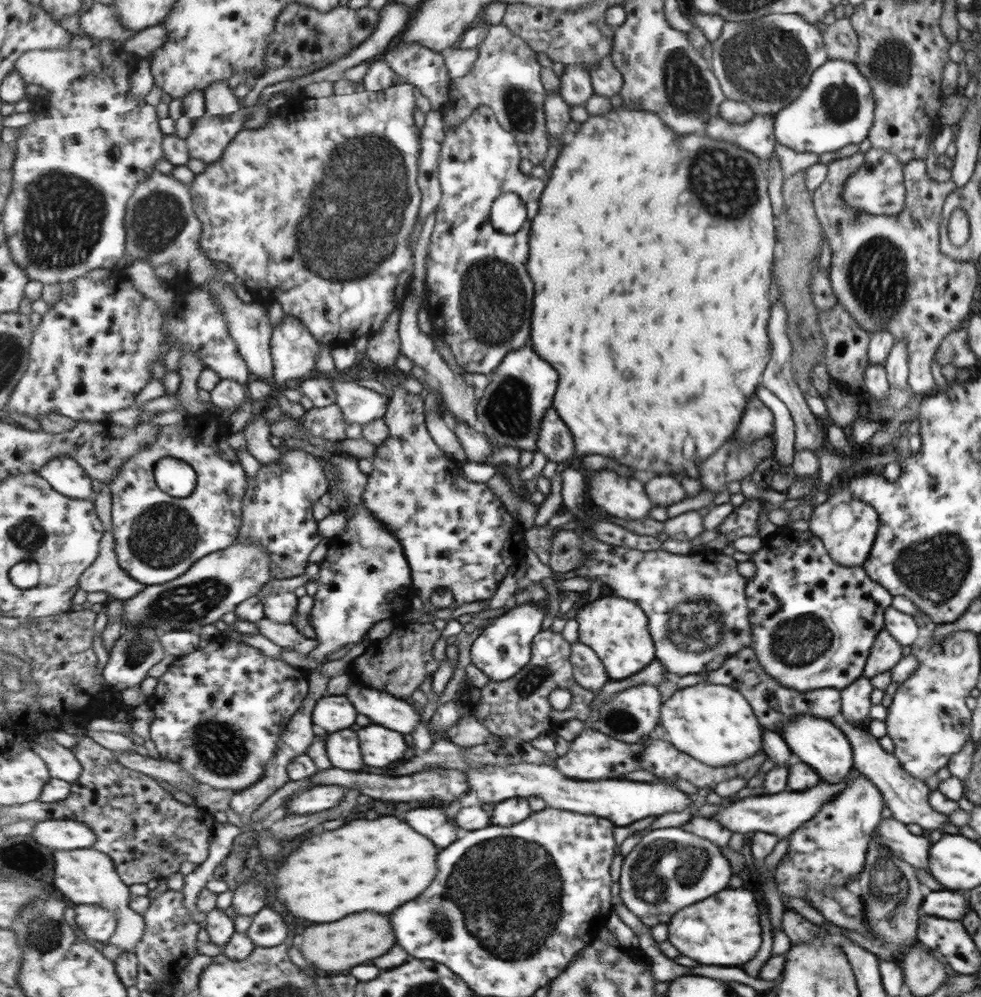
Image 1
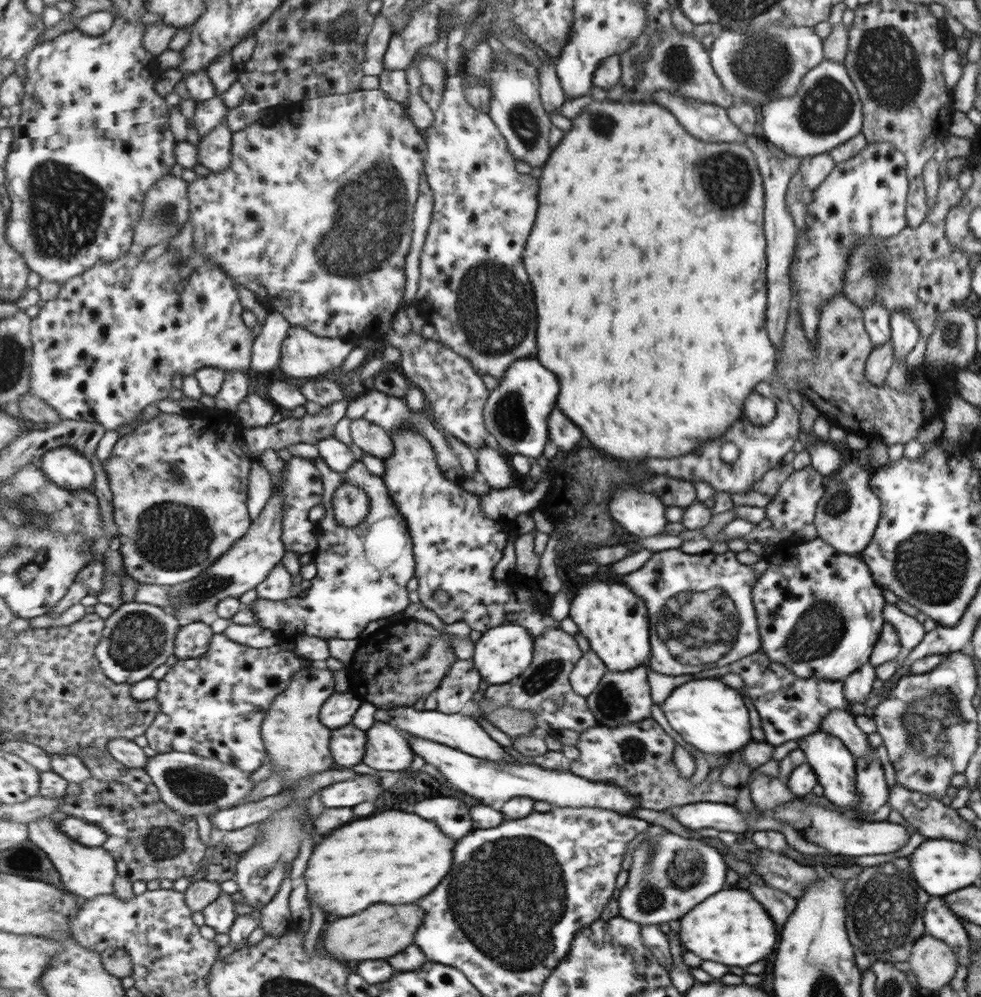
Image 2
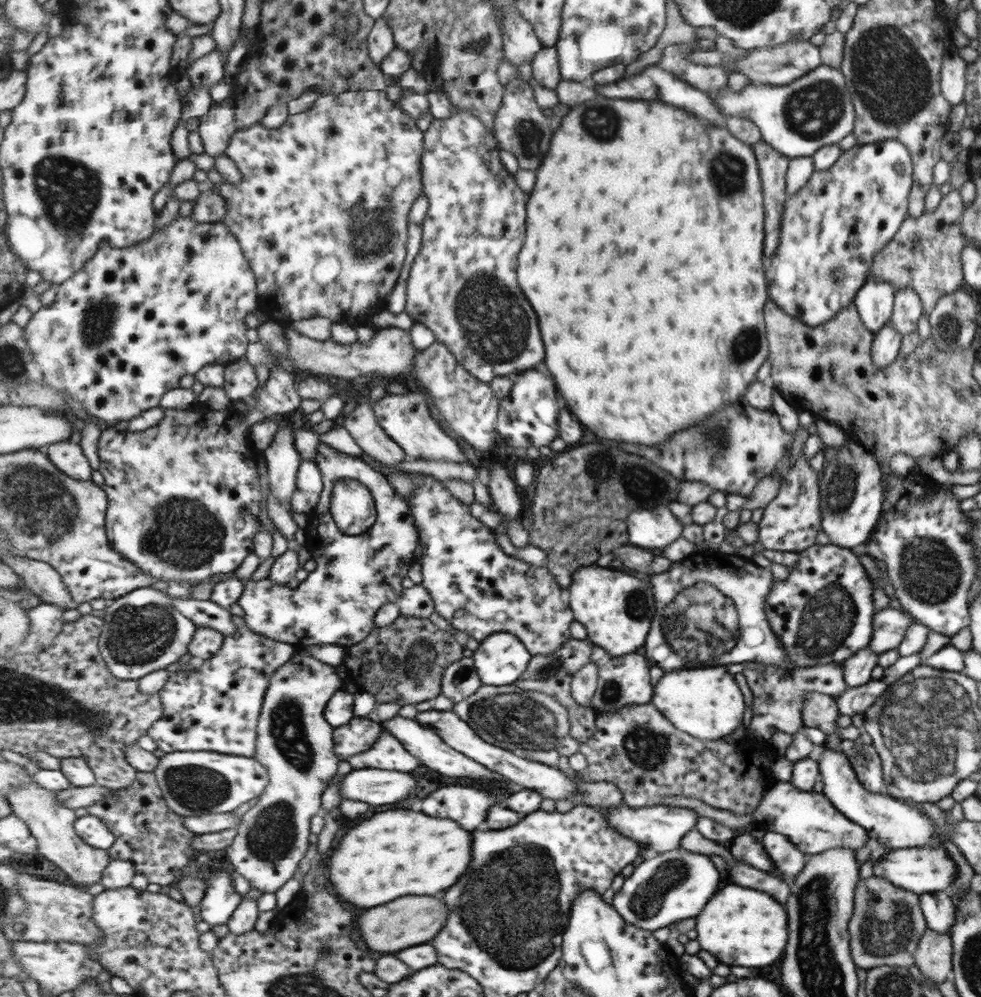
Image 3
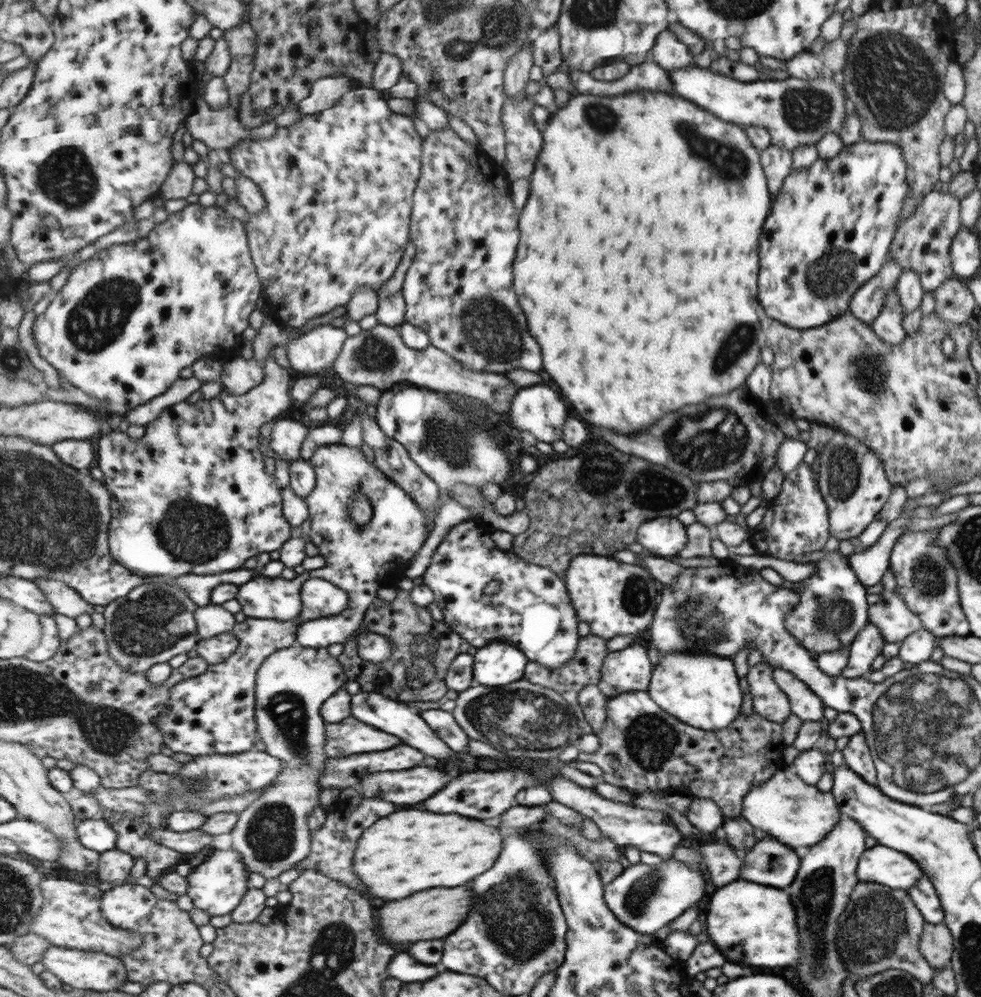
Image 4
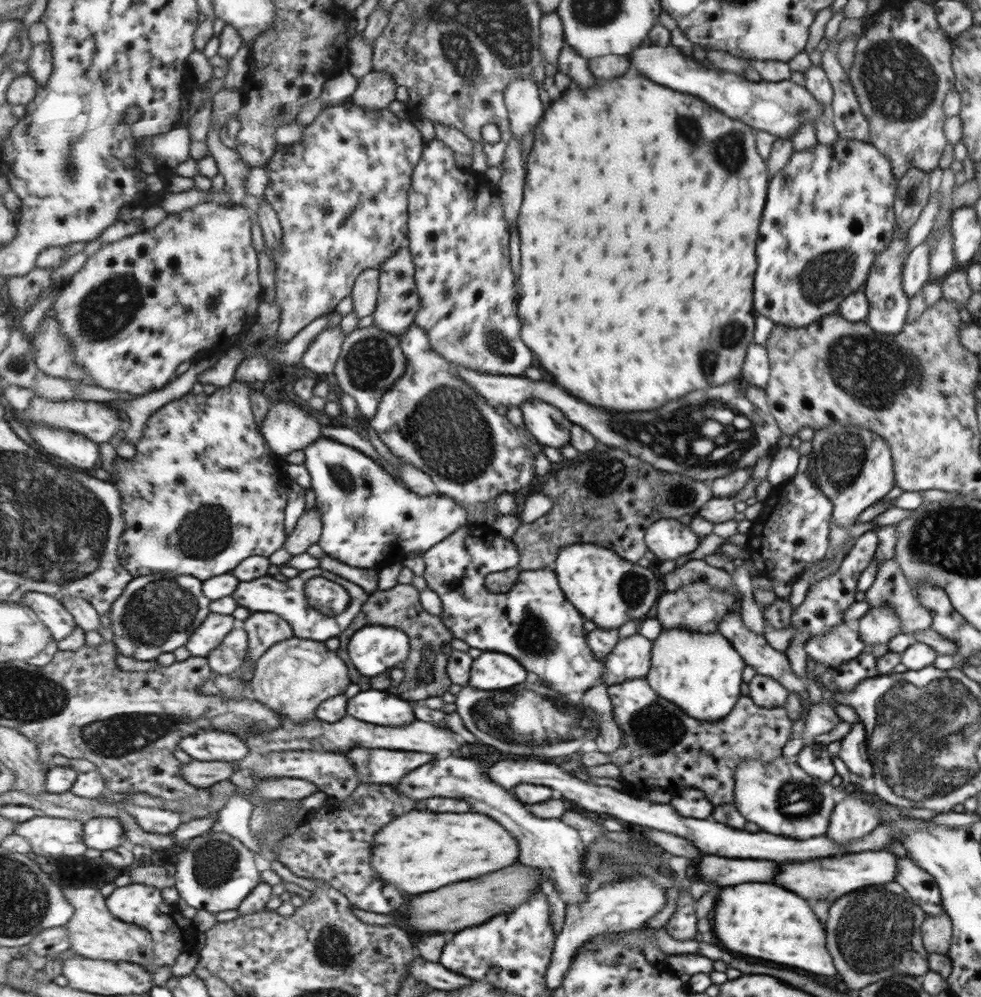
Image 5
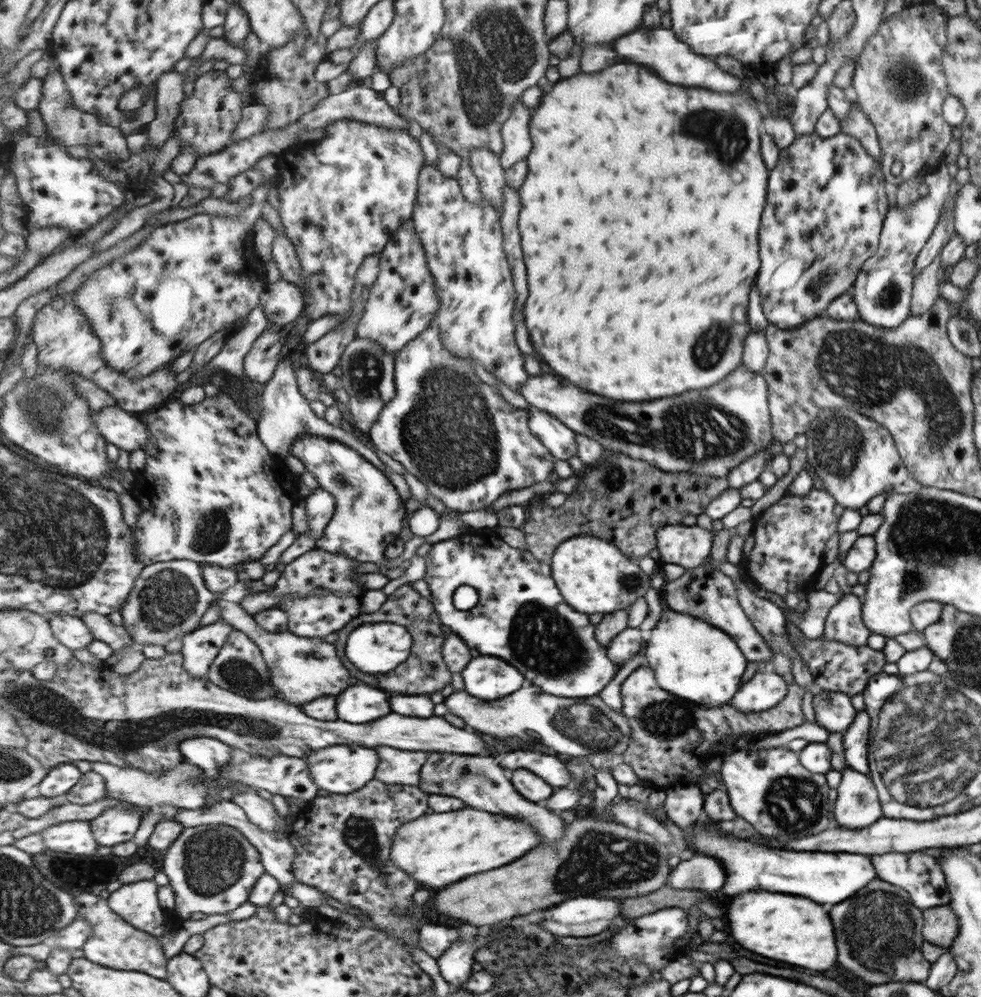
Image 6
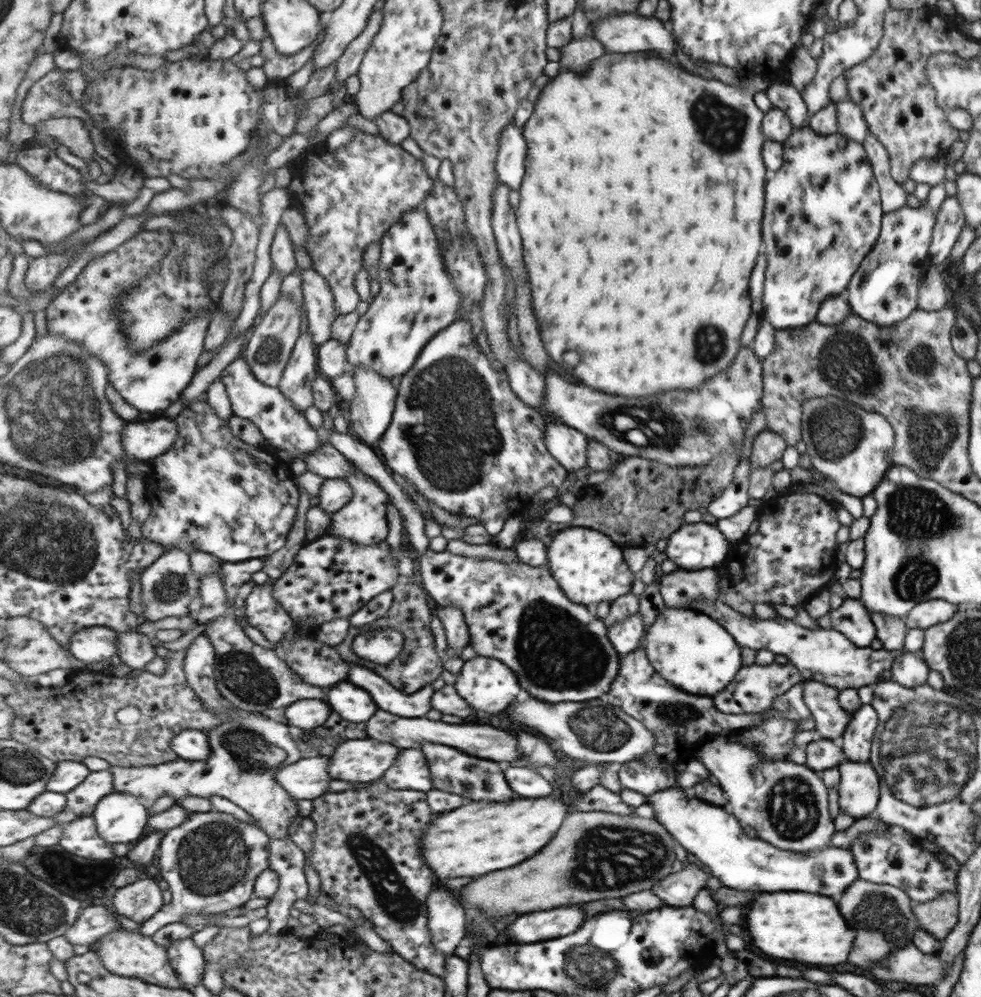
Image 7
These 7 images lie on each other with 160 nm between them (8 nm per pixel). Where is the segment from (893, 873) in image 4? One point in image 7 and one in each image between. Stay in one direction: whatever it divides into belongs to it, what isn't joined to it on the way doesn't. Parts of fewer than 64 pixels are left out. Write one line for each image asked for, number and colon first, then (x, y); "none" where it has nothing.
5: (832, 878)
6: (827, 878)
7: (710, 833)

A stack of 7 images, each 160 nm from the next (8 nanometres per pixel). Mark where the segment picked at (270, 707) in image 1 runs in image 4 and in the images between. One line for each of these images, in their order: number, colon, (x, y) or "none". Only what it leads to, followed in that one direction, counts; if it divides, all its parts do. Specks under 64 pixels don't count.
2: (215, 707)
3: (217, 707)
4: (214, 713)

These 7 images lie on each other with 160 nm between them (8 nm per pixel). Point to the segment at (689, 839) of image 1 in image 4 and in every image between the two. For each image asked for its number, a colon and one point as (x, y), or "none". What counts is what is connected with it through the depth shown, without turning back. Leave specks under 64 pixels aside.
2: (659, 887)
3: (667, 887)
4: (643, 897)

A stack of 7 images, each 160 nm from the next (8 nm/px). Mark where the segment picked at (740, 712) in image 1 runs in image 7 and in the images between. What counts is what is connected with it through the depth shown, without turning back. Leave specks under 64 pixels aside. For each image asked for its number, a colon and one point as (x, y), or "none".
2: (708, 715)
3: (706, 703)
4: (701, 690)
5: (700, 673)
6: (691, 659)
7: (694, 652)

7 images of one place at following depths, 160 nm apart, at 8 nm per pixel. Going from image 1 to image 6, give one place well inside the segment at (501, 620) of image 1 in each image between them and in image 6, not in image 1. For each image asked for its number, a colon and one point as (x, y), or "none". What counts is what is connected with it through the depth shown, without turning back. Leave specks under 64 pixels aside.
2: (501, 654)
3: (501, 659)
4: (500, 663)
5: (491, 670)
6: (488, 677)

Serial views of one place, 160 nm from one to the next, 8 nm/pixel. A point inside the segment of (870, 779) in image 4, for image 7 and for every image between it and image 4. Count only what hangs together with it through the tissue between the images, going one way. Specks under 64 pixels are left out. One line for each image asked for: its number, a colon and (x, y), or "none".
5: (852, 752)
6: (854, 739)
7: (856, 737)

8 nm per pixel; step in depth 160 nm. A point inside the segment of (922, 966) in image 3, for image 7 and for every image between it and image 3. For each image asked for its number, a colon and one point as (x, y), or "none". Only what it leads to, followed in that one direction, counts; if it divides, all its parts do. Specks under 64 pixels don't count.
4: (936, 944)
5: (936, 931)
6: (940, 926)
7: (938, 916)

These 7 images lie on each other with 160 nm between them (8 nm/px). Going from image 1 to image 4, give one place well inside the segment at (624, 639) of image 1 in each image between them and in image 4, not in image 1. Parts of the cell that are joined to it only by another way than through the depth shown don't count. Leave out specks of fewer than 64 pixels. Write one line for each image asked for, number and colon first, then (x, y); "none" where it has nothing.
2: (609, 614)
3: (616, 609)
4: (614, 598)

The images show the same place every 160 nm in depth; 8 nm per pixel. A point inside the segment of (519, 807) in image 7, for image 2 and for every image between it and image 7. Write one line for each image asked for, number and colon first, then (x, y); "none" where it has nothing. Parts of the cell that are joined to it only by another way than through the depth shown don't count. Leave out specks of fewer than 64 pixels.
2: (395, 857)
3: (401, 852)
4: (409, 851)
5: (422, 851)
6: (439, 849)

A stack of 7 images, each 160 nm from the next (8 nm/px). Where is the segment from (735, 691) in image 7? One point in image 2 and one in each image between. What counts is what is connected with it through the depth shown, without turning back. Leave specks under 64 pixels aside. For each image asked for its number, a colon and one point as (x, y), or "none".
2: (789, 707)
3: (777, 693)
4: (768, 701)
5: (765, 692)
6: (765, 689)

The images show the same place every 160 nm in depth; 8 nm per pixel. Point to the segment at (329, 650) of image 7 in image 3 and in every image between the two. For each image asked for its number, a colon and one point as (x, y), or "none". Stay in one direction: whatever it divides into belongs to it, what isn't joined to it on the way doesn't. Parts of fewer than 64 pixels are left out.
3: (295, 742)
4: (272, 835)
5: (295, 676)
6: (297, 672)

